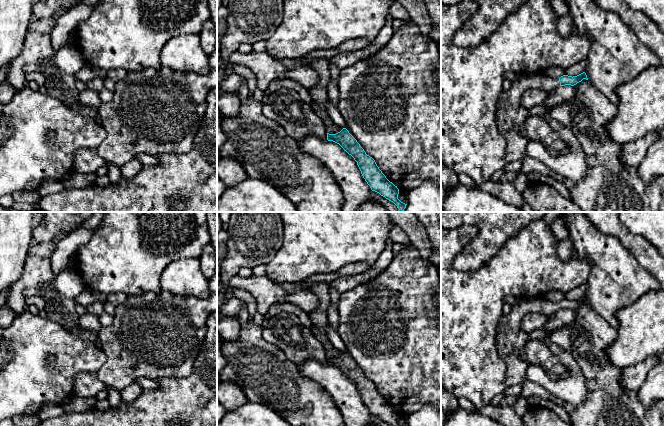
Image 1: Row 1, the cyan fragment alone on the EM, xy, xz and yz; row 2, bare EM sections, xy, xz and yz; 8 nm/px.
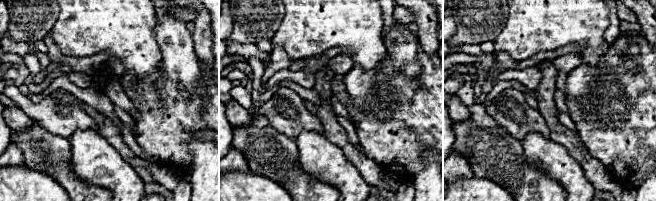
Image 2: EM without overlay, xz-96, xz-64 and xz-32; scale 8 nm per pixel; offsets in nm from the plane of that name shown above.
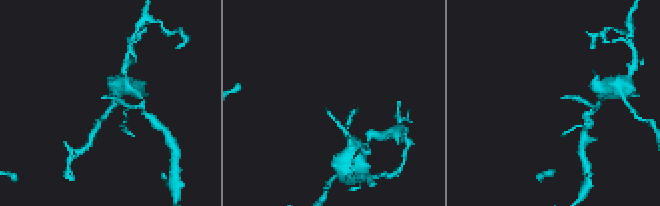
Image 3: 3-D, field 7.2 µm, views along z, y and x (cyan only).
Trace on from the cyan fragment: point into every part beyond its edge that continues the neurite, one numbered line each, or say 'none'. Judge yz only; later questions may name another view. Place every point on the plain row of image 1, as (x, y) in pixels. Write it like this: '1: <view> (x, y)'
1: yz (510, 338)

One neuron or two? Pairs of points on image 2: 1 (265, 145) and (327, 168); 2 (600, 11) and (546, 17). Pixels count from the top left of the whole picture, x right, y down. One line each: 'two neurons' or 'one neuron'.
1: two neurons
2: one neuron

